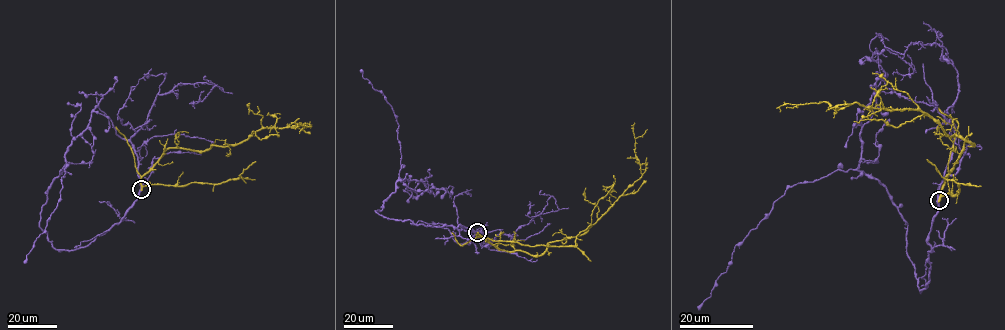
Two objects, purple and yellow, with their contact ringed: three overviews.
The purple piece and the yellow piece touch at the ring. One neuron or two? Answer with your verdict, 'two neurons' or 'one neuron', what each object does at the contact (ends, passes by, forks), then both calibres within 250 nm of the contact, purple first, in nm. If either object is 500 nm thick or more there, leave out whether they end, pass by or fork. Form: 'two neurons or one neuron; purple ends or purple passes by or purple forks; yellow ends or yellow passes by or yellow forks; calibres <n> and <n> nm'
two neurons; calibres 500 and 550 nm

